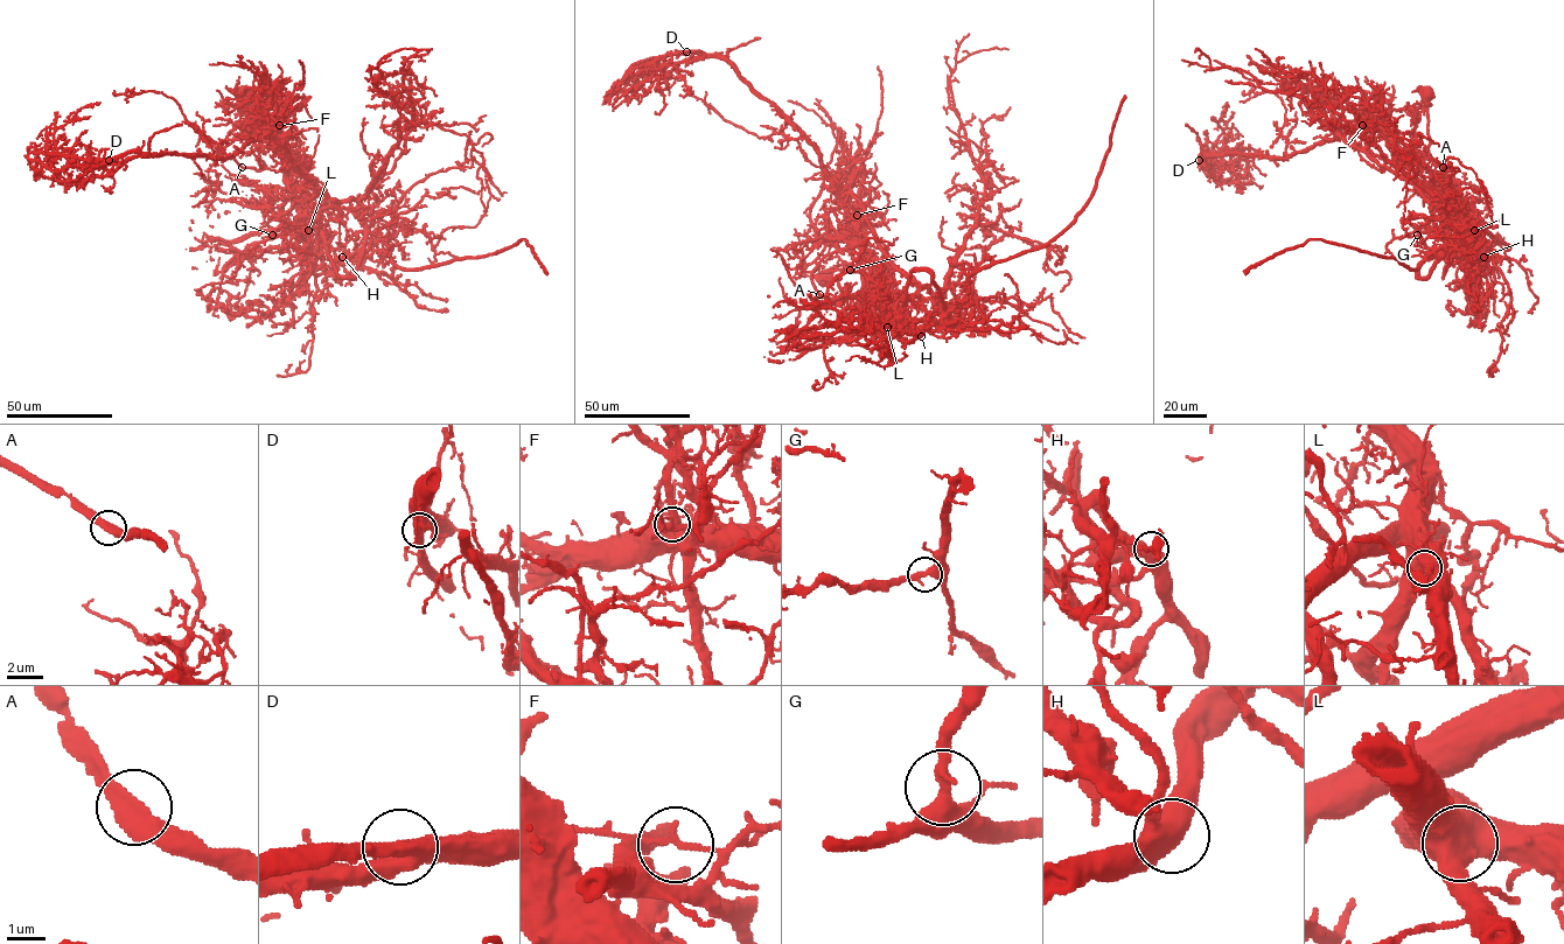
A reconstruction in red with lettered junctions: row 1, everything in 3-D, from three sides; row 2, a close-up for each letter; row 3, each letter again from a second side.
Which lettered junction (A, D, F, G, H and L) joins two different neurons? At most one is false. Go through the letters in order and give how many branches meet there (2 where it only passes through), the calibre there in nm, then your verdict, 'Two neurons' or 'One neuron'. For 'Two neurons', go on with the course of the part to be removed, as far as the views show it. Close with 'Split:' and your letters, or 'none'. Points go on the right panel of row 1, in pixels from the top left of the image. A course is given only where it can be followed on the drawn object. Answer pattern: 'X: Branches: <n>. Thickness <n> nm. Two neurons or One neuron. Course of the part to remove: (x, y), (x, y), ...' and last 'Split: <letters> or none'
A: Branches: 2. Thickness 440 nm. One neuron
D: Branches: 2. Thickness 550 nm. One neuron
F: Branches: 2. Thickness 140 nm. Two neurons. Course of the part to remove: (1363, 126), (1364, 149), (1380, 165), (1431, 201), (1456, 204), (1458, 232), (1416, 268), (1308, 239), (1245, 274)
G: Branches: 2. Thickness 400 nm. One neuron
H: Branches: 2. Thickness 550 nm. One neuron
L: Branches: 2. Thickness 650 nm. One neuron
Split: F

